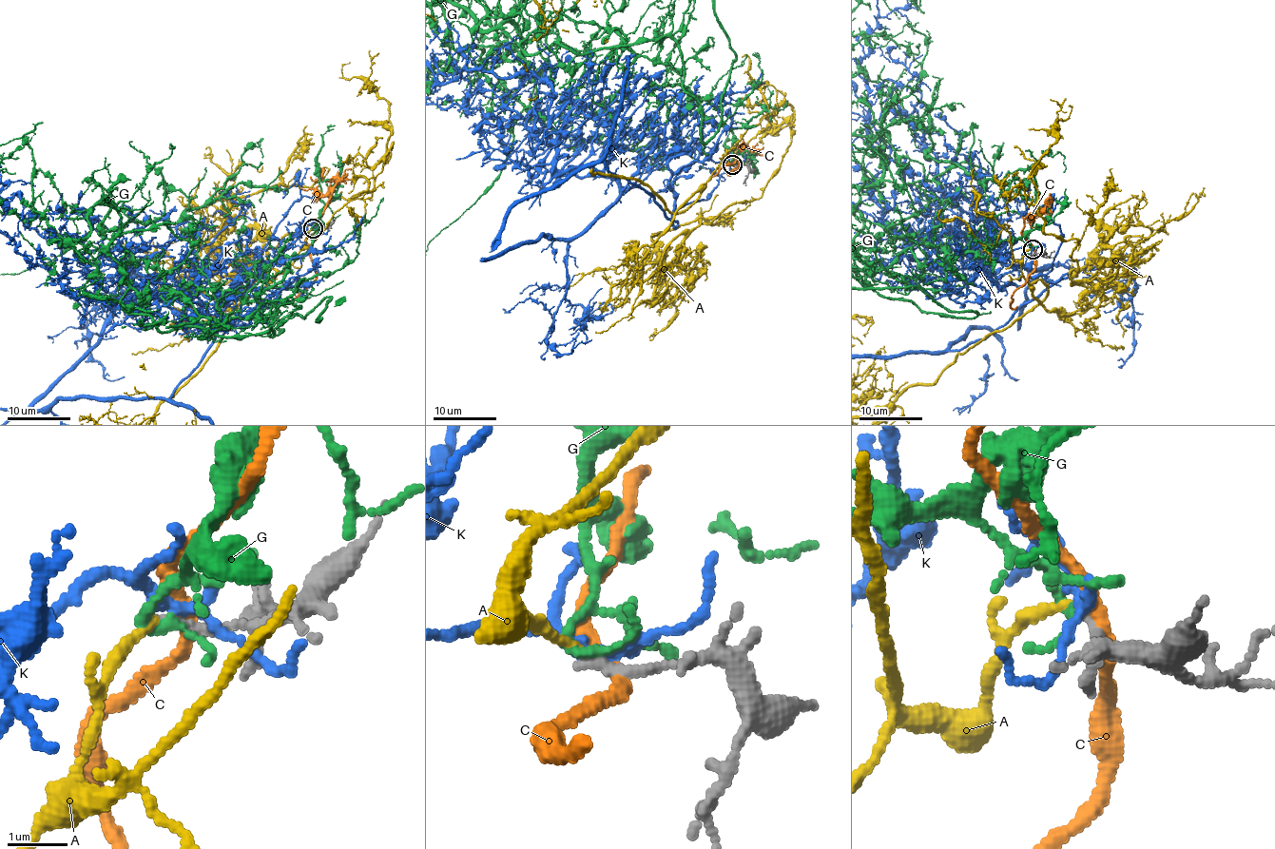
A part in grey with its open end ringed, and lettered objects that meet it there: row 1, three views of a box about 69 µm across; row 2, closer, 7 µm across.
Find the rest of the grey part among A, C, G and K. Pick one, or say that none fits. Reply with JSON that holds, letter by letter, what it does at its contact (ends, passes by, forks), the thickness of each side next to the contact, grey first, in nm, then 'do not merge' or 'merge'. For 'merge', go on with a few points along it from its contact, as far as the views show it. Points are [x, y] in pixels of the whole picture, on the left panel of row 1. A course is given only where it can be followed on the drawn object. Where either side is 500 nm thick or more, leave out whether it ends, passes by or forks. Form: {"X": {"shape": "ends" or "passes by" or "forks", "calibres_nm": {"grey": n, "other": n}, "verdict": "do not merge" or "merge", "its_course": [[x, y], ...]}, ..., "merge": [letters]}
{"A": {"shape": "ends", "calibres_nm": {"grey": 170, "other": 130}, "verdict": "merge"}, "C": {"shape": "passes by", "calibres_nm": {"grey": 200, "other": 200}, "verdict": "do not merge"}, "G": {"shape": "passes by", "calibres_nm": {"grey": 200, "other": 140}, "verdict": "do not merge"}, "K": {"shape": "forks", "calibres_nm": {"grey": 200, "other": 170}, "verdict": "do not merge"}, "merge": ["A"]}

